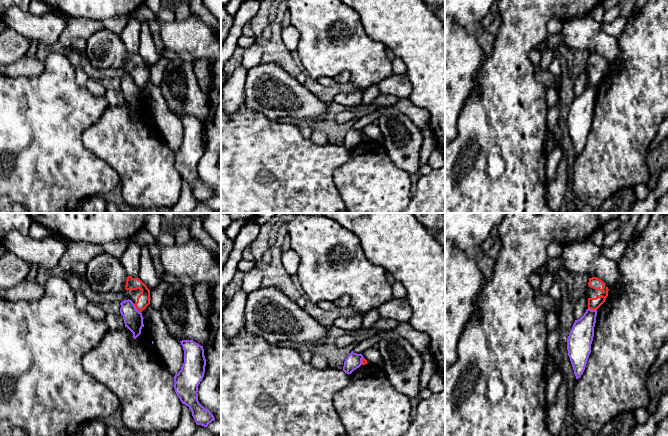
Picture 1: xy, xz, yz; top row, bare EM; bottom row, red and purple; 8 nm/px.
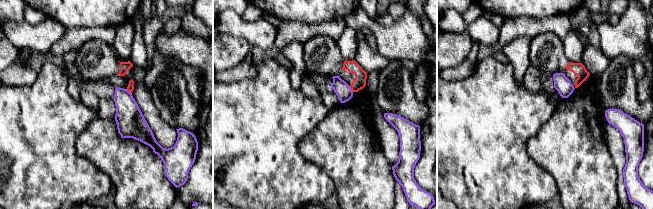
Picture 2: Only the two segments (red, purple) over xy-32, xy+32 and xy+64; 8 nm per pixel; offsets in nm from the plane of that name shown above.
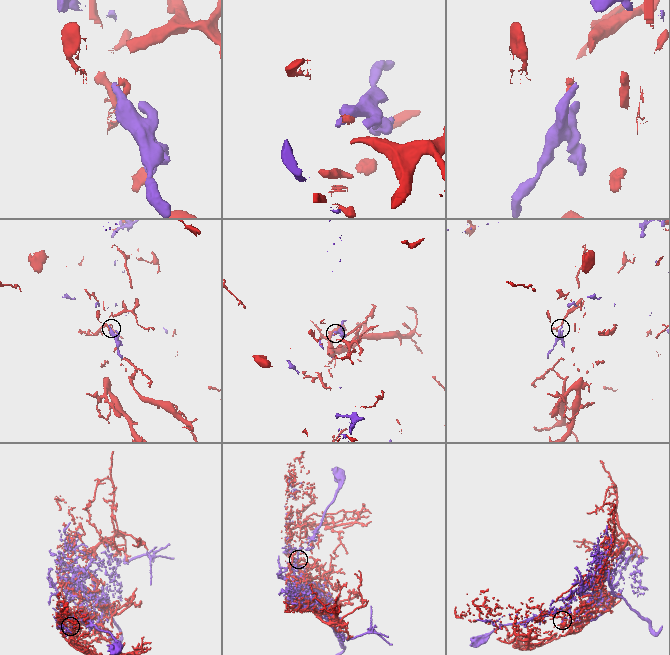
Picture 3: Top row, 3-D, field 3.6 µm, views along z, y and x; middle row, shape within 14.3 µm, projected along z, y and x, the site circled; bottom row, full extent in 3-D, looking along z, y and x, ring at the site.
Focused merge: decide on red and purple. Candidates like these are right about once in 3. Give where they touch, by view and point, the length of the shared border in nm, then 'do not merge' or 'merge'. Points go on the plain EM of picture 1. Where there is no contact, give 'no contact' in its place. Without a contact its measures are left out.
xy (136, 84) | 90 nm | do not merge

